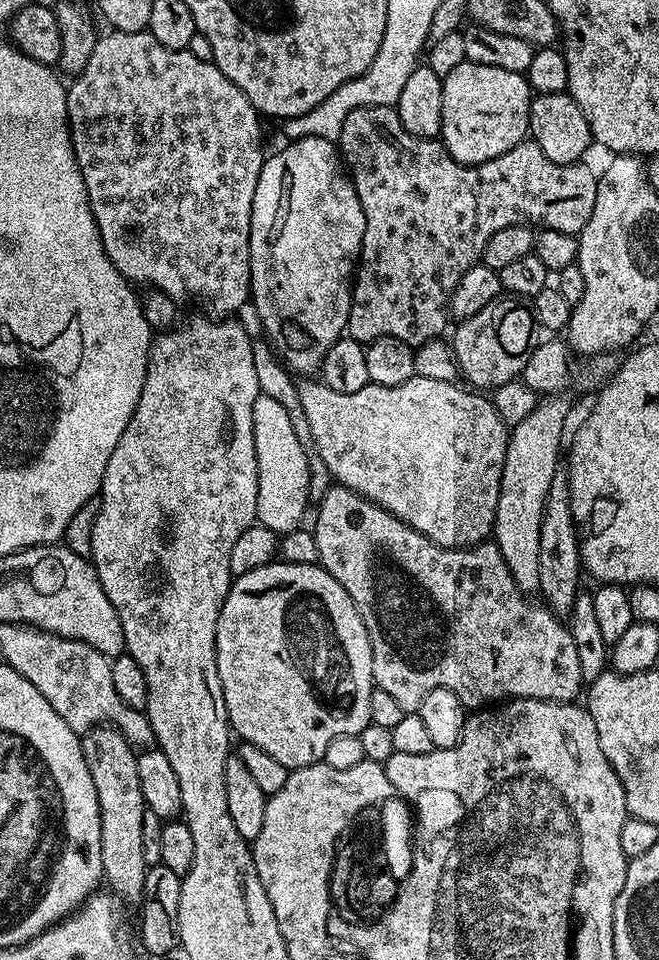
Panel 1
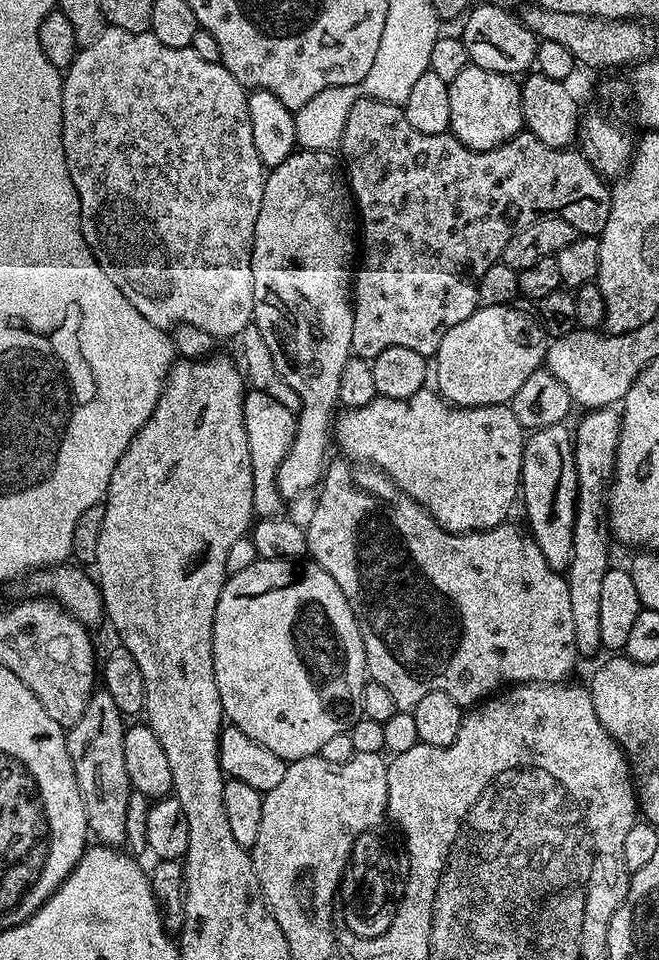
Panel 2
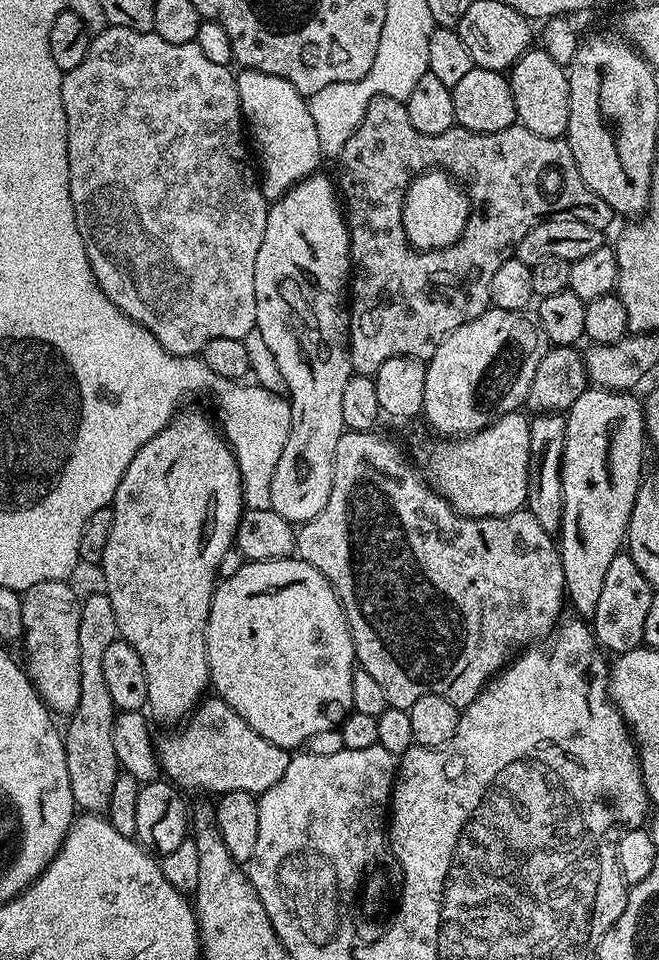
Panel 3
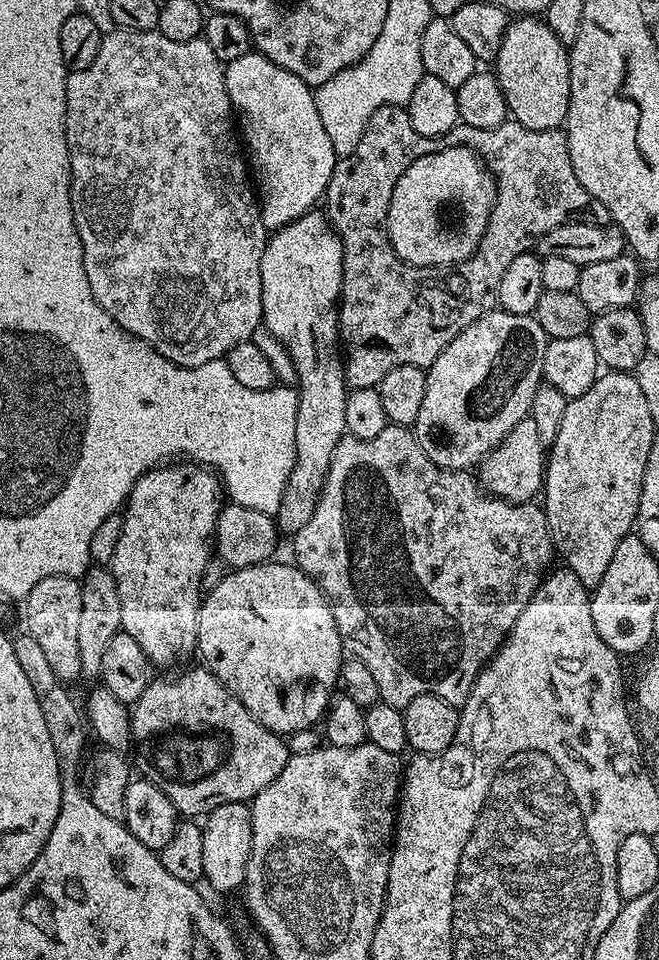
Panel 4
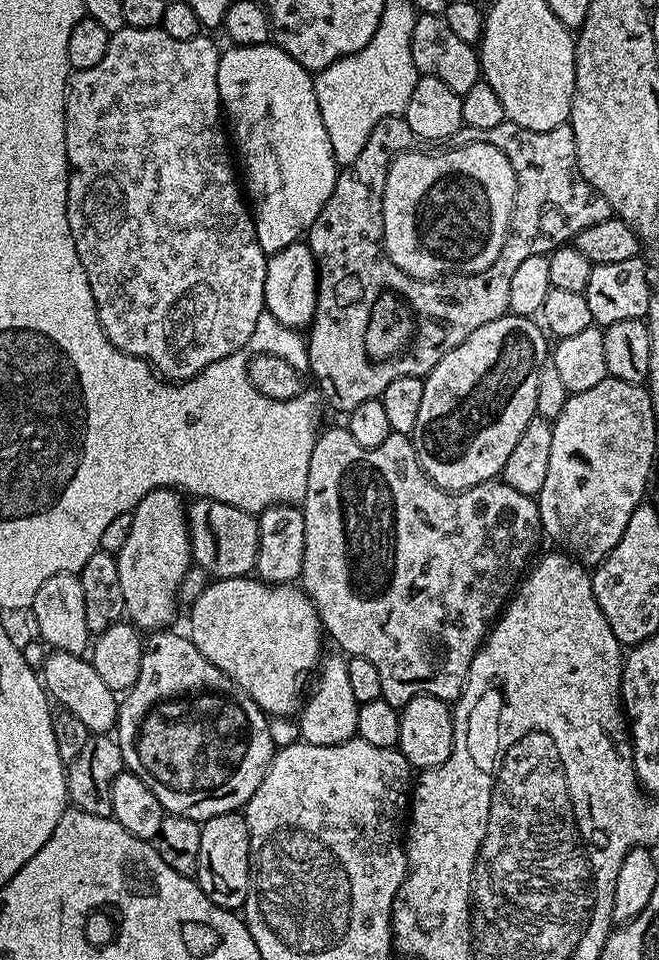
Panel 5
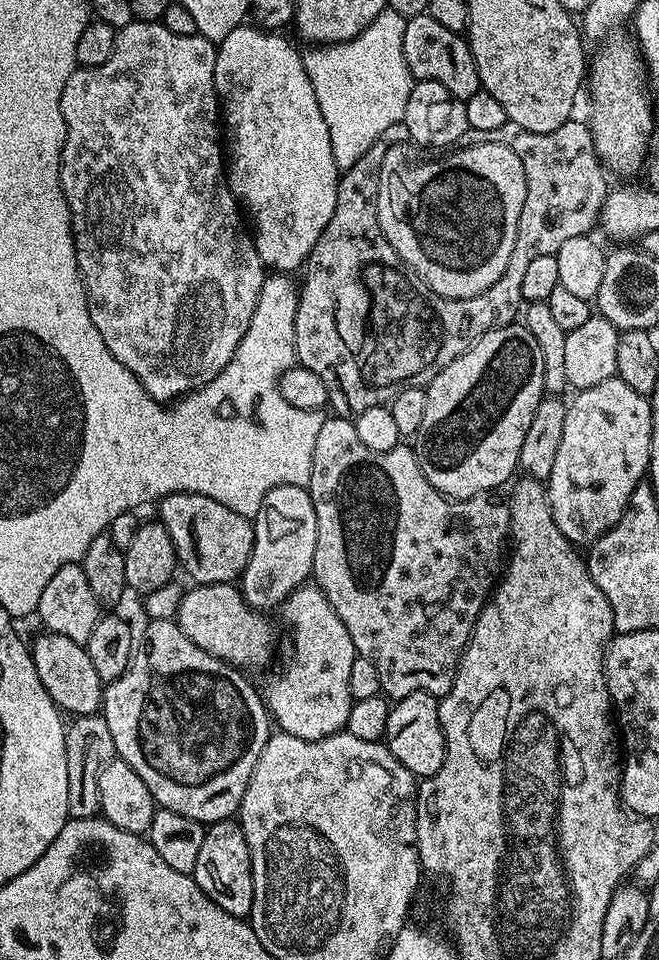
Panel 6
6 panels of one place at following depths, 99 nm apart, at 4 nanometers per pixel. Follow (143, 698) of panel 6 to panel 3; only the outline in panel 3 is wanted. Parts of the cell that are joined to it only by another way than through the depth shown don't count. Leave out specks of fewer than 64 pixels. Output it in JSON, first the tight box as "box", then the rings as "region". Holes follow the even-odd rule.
{"box":[155,698,290,794],"region":[[[219,698],[201,699],[200,703],[192,709],[191,716],[187,717],[169,736],[155,741],[156,757],[160,759],[161,773],[177,788],[188,792],[200,792],[205,788],[208,792],[223,794],[226,792],[251,792],[262,794],[286,774],[286,766],[290,759],[289,749],[274,746],[274,742],[266,742],[258,730],[254,730],[226,702]]]}

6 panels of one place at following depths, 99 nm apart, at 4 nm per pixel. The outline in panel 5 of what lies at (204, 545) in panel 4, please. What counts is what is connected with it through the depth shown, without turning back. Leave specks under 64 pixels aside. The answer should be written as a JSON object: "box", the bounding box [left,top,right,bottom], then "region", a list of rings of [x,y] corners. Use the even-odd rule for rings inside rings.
{"box":[115,488,194,630],"region":[[[159,488],[146,494],[146,498],[138,502],[138,506],[132,509],[131,514],[130,535],[126,538],[126,543],[122,545],[122,550],[115,553],[118,562],[118,582],[122,582],[124,611],[127,619],[135,624],[137,629],[164,630],[175,625],[172,623],[176,620],[180,583],[194,564],[186,500],[175,488]]]}

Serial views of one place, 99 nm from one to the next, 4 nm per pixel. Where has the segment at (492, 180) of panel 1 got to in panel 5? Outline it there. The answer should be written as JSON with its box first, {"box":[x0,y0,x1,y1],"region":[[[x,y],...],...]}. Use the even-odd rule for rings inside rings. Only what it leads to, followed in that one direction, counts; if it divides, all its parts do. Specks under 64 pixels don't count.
{"box":[306,116,614,414],"region":[[[403,116],[382,118],[382,122],[370,130],[370,138],[366,138],[362,154],[358,154],[354,162],[339,169],[334,190],[326,206],[322,206],[322,214],[314,218],[314,226],[310,226],[306,237],[307,246],[316,256],[318,265],[316,313],[306,332],[306,357],[320,383],[318,391],[327,407],[329,404],[341,414],[347,414],[362,402],[377,399],[386,390],[386,386],[394,382],[394,378],[427,376],[430,370],[434,370],[434,366],[438,366],[438,362],[442,362],[447,352],[466,342],[466,338],[470,338],[478,326],[486,326],[486,322],[494,322],[509,315],[510,281],[525,258],[548,256],[555,248],[565,247],[575,241],[577,234],[586,230],[586,226],[598,226],[613,219],[614,213],[606,198],[593,192],[578,170],[576,136],[577,129],[571,123],[554,126],[554,130],[526,130],[507,118],[498,126],[490,126],[490,130],[467,126],[457,130],[455,139],[460,144],[475,142],[498,146],[498,150],[510,158],[510,166],[514,166],[516,193],[508,233],[498,258],[494,258],[494,266],[453,282],[448,278],[414,278],[398,270],[398,266],[394,266],[385,252],[382,198],[386,190],[386,174],[392,159],[401,152],[409,151],[417,139]]]}

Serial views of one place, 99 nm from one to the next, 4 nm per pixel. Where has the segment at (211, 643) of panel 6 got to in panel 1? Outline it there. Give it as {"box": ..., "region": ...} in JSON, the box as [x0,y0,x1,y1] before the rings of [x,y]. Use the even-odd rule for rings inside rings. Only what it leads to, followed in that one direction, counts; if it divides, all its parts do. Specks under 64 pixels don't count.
{"box":[216,562,374,770],"region":[[[273,562],[266,566],[258,566],[258,570],[250,570],[250,574],[235,577],[232,589],[226,594],[222,602],[222,610],[218,614],[218,630],[216,631],[216,665],[218,678],[222,682],[222,698],[226,702],[226,714],[231,731],[236,732],[245,744],[258,746],[258,750],[266,750],[270,758],[282,762],[289,770],[305,768],[311,764],[319,764],[325,759],[328,747],[335,740],[343,736],[359,737],[360,731],[367,724],[372,723],[370,718],[370,694],[374,687],[372,678],[372,651],[370,638],[366,634],[366,626],[346,590],[332,577],[319,563],[314,564],[286,564]]]}

